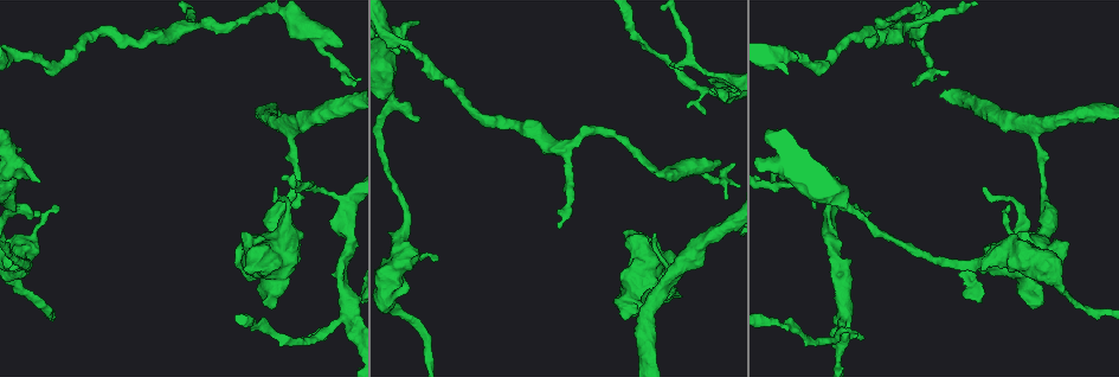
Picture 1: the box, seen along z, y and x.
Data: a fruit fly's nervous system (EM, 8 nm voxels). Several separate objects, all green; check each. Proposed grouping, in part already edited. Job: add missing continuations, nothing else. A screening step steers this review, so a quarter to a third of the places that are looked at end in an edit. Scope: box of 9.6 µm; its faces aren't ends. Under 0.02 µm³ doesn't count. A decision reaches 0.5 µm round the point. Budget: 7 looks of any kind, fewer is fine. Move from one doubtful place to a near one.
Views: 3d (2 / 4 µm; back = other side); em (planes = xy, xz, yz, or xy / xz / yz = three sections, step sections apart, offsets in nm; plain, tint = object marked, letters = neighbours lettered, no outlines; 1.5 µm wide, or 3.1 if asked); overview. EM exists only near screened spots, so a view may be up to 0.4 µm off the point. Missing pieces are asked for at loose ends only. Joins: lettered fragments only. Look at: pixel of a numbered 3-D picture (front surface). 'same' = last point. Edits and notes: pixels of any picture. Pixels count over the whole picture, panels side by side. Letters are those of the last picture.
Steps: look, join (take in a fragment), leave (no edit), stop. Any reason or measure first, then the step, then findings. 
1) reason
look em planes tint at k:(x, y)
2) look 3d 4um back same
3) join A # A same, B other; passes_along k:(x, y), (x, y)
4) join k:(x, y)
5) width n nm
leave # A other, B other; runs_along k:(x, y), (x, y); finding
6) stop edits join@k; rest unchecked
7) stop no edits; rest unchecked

tapers out
look 3d 2um at 1:(726, 198)

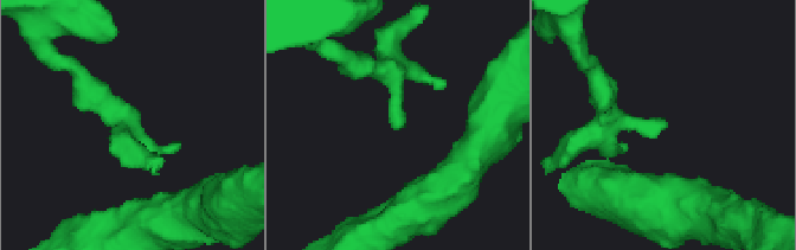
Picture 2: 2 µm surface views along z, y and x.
look em yz step 4 tint at 2:(393, 129)

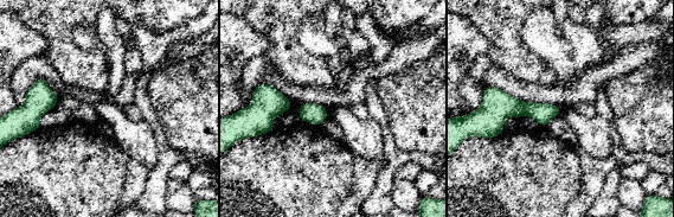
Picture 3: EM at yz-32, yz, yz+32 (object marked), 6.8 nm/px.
look em planes letters same

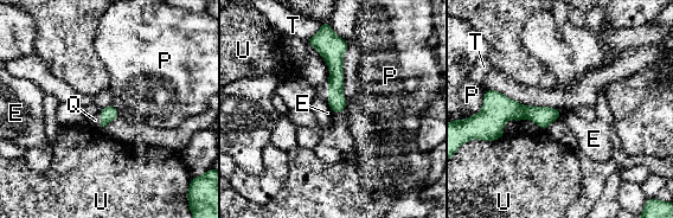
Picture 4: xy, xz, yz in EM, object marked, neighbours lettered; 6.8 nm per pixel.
width 110 nm
join Q # E other, P other, Q same, T other, U other; it goes on there

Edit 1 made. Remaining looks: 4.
look overview

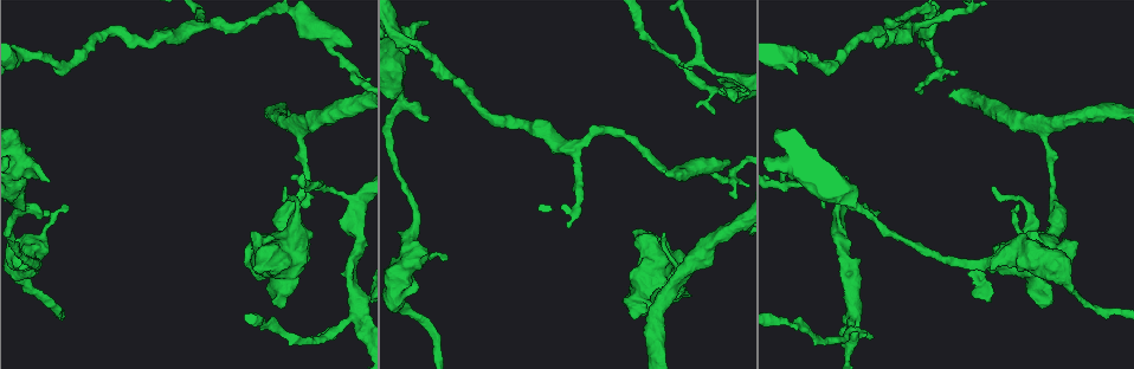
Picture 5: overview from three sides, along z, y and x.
thin end
look 3d 2um at 5:(304, 204)

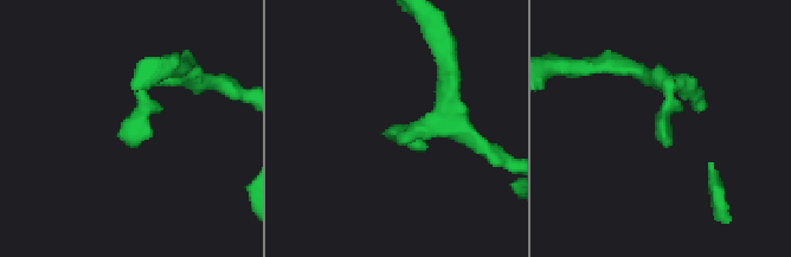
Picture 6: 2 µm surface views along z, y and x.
look em planes letters at 6:(122, 136)

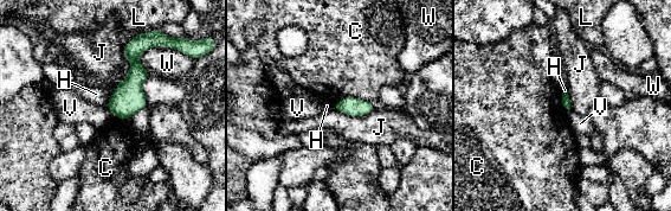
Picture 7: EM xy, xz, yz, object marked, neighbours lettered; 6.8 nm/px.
leave # C other, H other, J other, L other, V other, W other; border 7:(373, 102), (343, 97), (333, 106); no lettered fragment goes on from it

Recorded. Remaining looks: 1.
an open end
look em xy step 8 letters at 5:(49, 215)

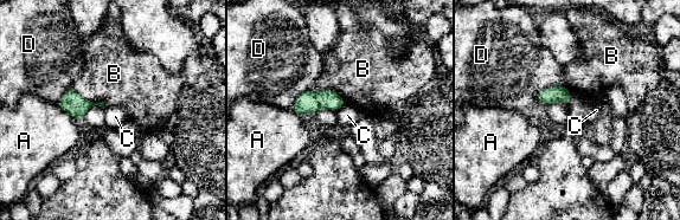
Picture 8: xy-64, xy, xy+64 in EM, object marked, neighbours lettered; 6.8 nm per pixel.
leave # A other, B other, C other, D other; border 8:(346, 103), (335, 111); none of them fits

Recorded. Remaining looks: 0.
stop edits join@4; rest unchecked

